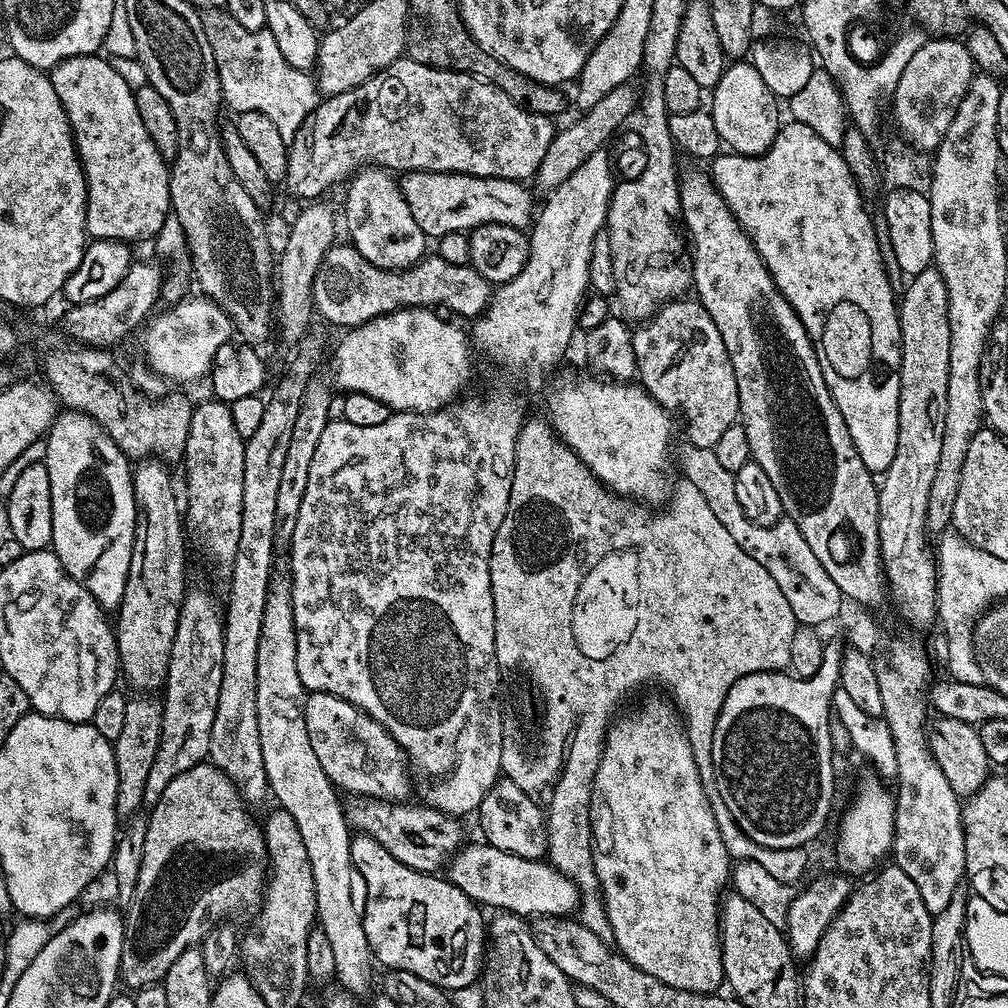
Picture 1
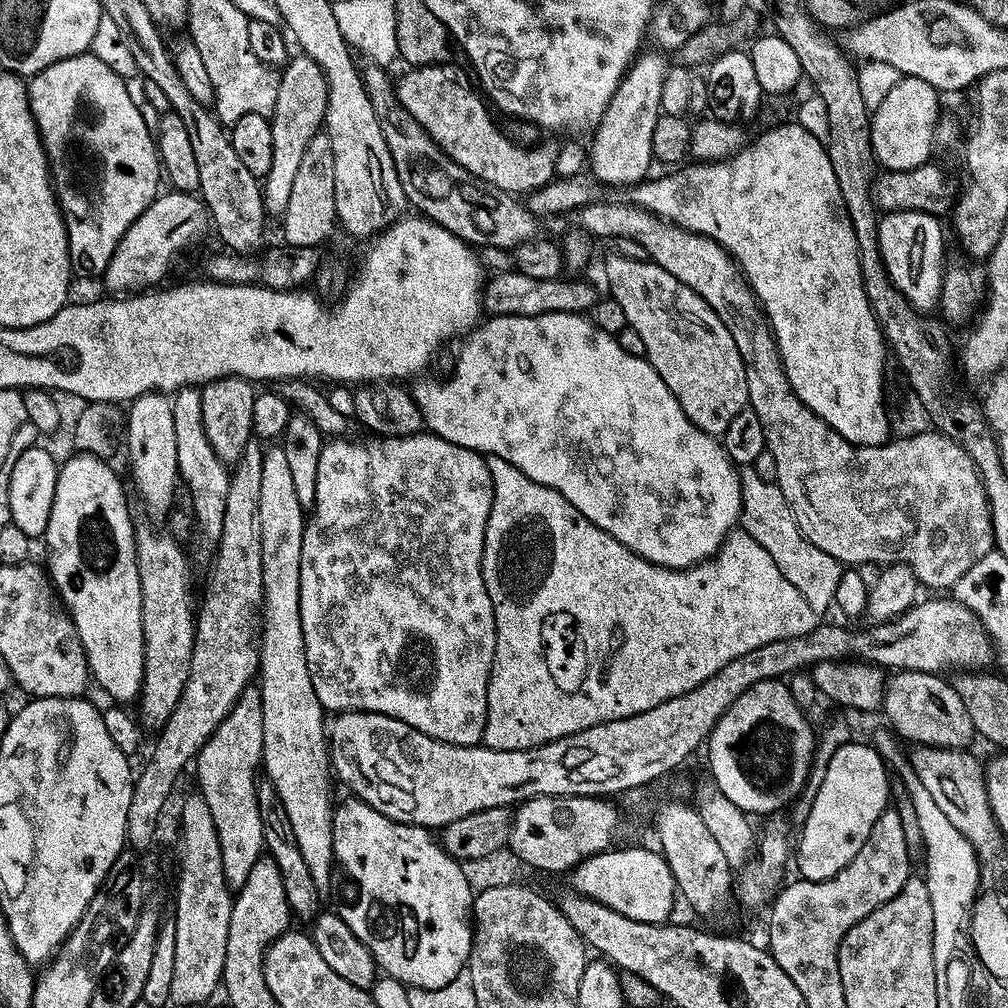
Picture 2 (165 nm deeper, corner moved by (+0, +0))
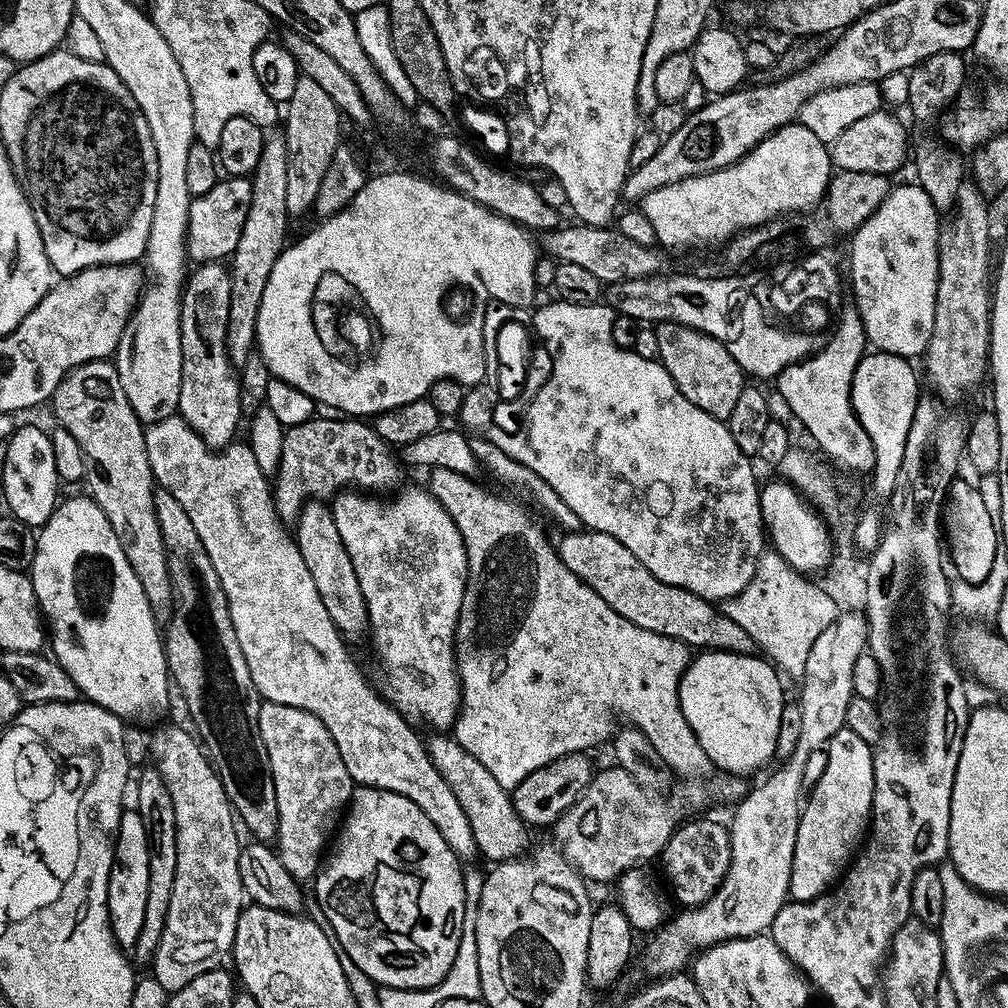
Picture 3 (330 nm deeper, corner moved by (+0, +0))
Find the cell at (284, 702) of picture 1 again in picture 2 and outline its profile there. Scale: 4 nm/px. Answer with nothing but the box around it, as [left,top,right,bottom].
[258,446,334,894]

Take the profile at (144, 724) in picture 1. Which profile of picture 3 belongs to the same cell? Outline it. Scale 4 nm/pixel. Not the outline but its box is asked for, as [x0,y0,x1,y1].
[50,359,174,610]

